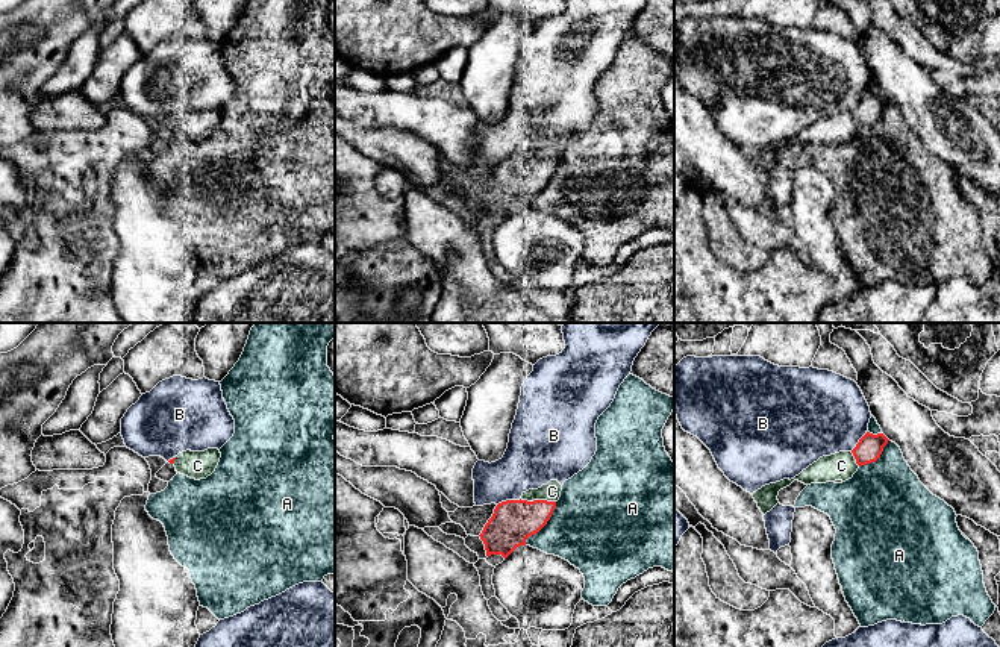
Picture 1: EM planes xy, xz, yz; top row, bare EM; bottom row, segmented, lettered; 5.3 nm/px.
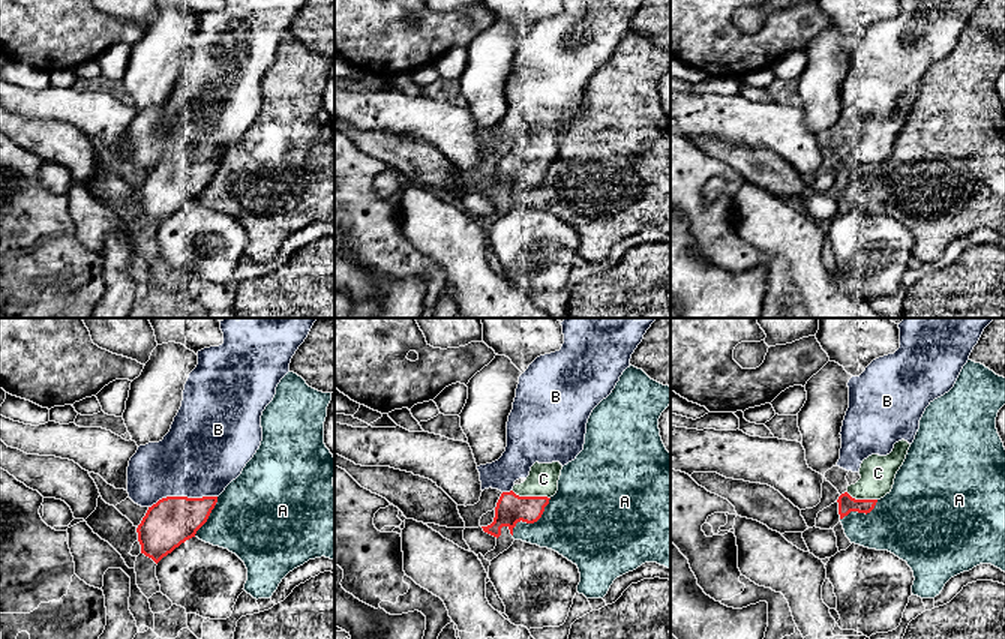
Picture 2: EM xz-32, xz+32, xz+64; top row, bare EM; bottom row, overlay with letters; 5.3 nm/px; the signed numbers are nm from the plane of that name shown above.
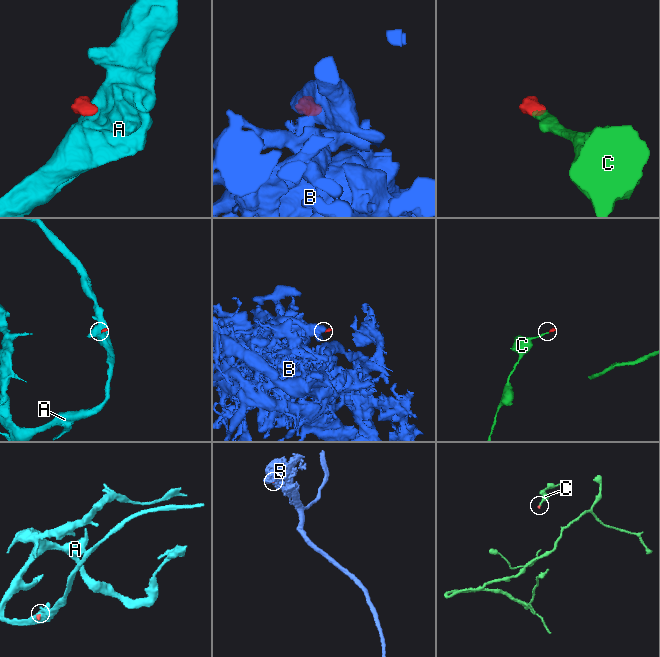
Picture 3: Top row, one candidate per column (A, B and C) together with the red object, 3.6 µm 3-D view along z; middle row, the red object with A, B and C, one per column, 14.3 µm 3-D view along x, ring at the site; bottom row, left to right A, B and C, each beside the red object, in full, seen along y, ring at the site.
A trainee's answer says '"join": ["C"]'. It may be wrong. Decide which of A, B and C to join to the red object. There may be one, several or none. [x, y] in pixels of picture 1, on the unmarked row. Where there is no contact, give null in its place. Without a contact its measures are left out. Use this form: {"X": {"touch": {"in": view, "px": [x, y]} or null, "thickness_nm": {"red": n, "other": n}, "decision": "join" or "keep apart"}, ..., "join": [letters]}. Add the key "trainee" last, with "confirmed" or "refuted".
{"A": {"touch": {"in": "xz", "px": [544, 185]}, "thickness_nm": {"red": 220, "other": 440}, "decision": "keep apart"}, "B": {"touch": {"in": "xz", "px": [508, 161]}, "thickness_nm": {"red": 220, "other": 280}, "decision": "keep apart"}, "C": {"touch": {"in": "xz", "px": [538, 161]}, "thickness_nm": {"red": 220, "other": 100}, "decision": "join"}, "join": ["C"], "trainee": "confirmed"}

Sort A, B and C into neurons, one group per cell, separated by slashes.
A / B / C

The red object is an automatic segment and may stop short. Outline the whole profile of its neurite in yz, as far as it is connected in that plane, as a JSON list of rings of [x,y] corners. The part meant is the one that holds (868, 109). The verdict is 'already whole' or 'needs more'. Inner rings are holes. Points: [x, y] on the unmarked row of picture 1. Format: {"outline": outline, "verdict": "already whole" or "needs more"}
{"outline": [[[867,92],[852,112],[823,117],[794,139],[783,139],[780,142],[765,145],[752,156],[761,173],[765,176],[779,164],[779,152],[789,147],[794,141],[805,145],[835,141],[845,142],[853,138],[861,126],[876,123],[888,102],[889,100],[883,94],[873,95]]], "verdict": "needs more"}

